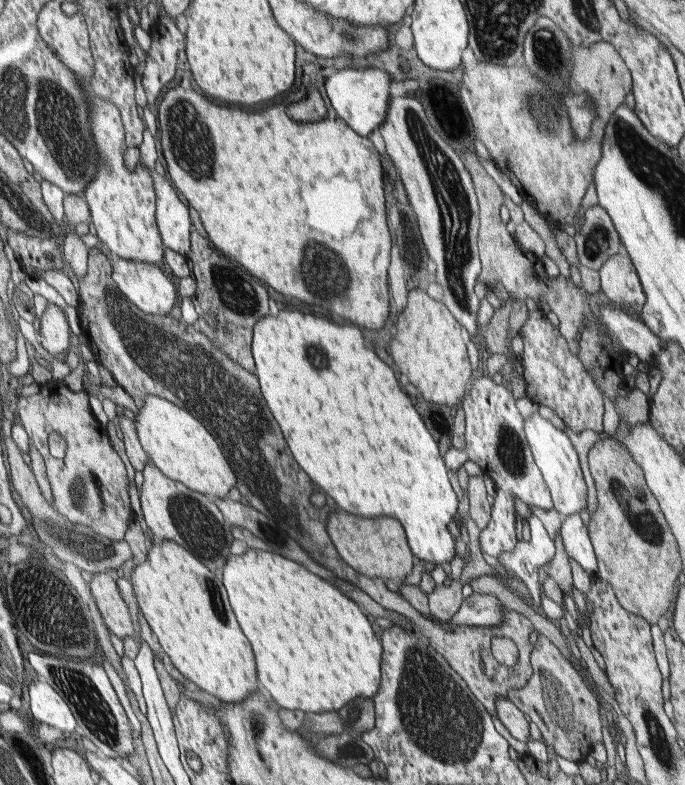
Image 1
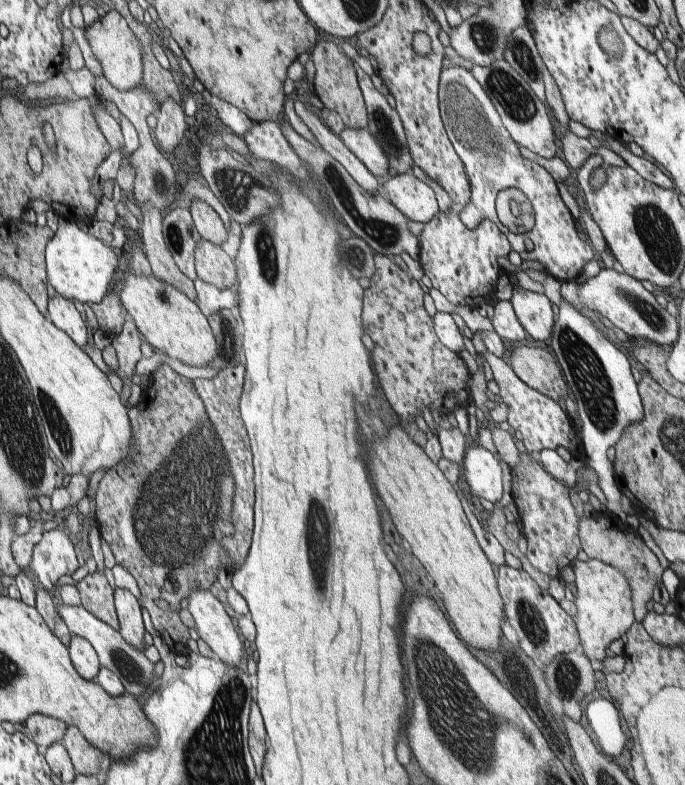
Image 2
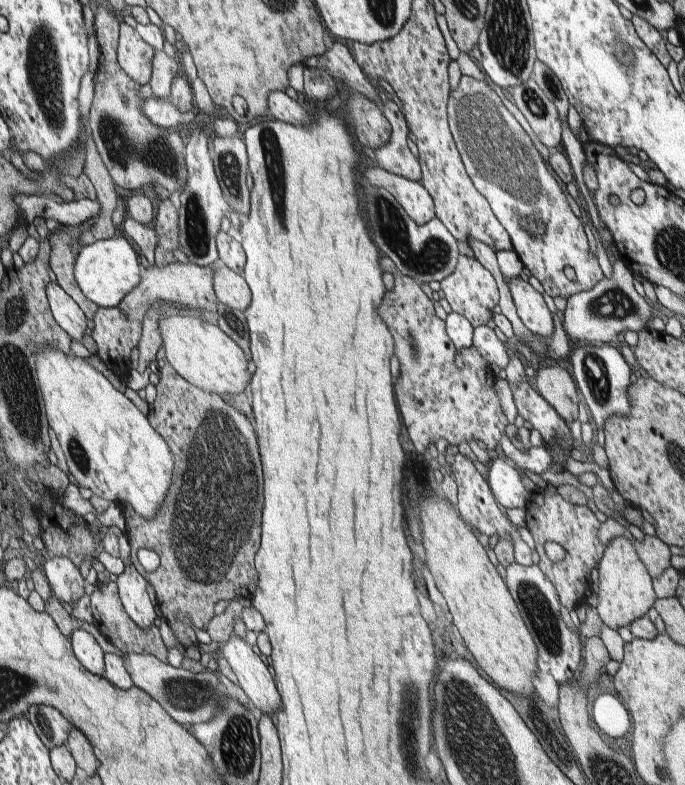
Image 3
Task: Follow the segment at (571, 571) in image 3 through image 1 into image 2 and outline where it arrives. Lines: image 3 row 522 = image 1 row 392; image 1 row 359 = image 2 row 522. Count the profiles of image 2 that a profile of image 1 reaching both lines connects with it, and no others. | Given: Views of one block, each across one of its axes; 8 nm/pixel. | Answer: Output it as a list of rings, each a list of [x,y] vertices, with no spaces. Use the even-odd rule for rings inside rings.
[[[519,448],[519,462],[511,468],[511,496],[521,516],[521,530],[527,538],[525,558],[529,566],[545,572],[549,578],[559,578],[559,570],[575,560],[579,546],[579,520],[567,490],[559,480],[543,470],[535,456]]]

